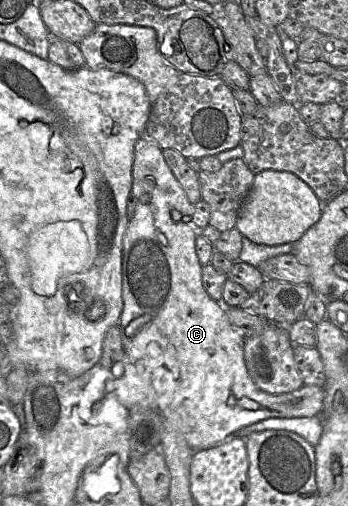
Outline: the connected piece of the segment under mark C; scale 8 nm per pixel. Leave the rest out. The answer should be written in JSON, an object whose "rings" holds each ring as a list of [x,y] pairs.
{"rings":[[[141,136],[134,146],[131,195],[137,199],[137,204],[134,216],[129,220],[123,237],[123,310],[120,316],[119,326],[127,358],[135,366],[138,373],[153,386],[157,397],[158,412],[165,421],[169,421],[176,427],[193,450],[205,450],[232,438],[247,426],[265,419],[320,416],[323,411],[325,397],[324,387],[303,385],[300,389],[292,393],[269,394],[259,389],[251,379],[244,359],[245,337],[231,324],[226,307],[221,302],[213,300],[206,292],[202,283],[202,265],[196,253],[196,238],[199,231],[193,224],[194,205],[190,203],[182,186],[167,165],[163,156],[163,150],[157,143],[146,136]]]}

